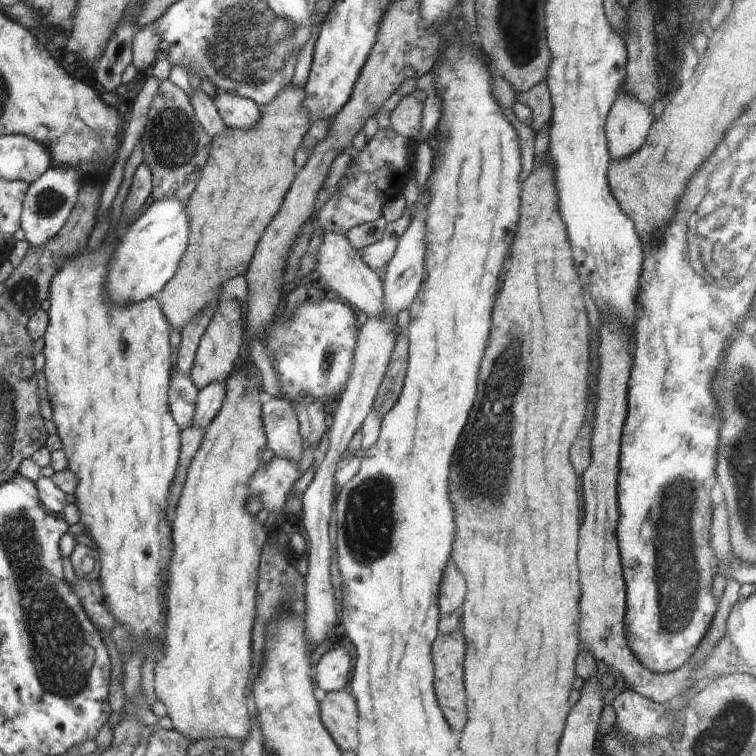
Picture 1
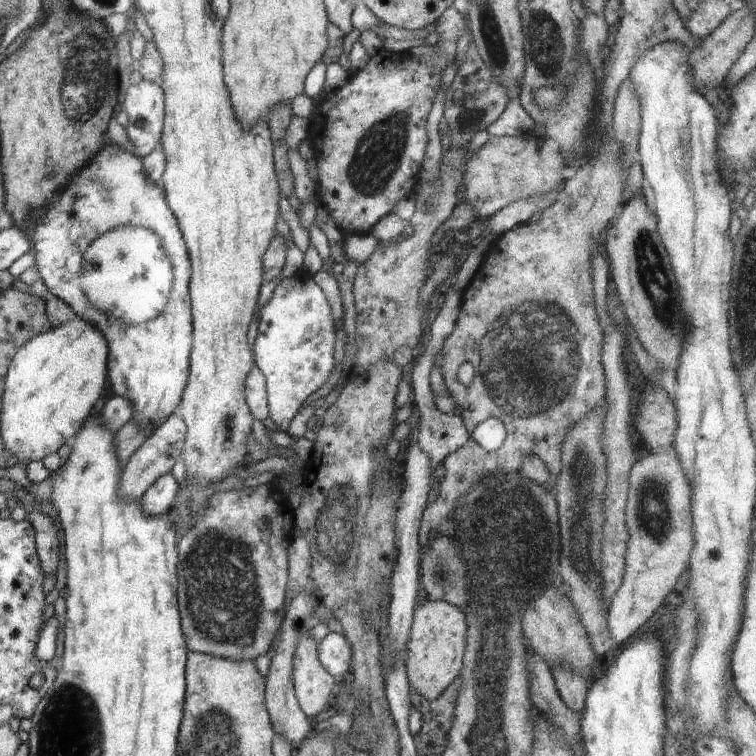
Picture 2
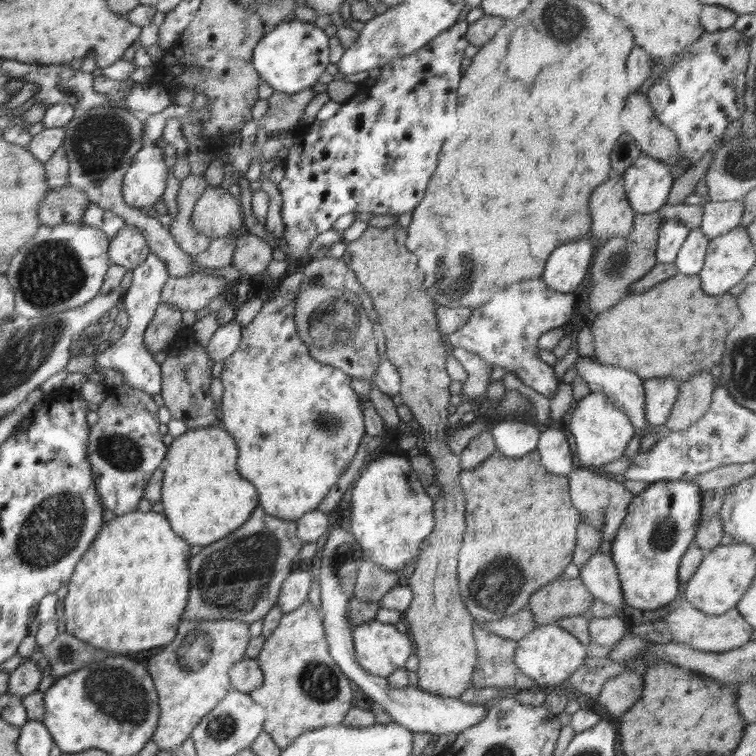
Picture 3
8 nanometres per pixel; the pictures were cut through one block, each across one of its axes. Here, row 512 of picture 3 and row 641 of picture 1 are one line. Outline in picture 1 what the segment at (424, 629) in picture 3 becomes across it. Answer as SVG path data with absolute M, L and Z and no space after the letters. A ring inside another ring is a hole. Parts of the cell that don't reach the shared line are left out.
M460 628L454 629L450 634L439 633L432 645L432 660L435 677L433 687L440 710L444 712L444 718L450 725L454 734L460 734L466 724L467 704L465 684L463 681L463 660L465 657L466 644Z

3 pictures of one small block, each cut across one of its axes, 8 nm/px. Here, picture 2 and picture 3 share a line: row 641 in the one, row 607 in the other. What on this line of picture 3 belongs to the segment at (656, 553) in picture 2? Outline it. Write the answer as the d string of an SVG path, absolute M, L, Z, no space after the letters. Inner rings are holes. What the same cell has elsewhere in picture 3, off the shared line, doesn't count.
M600 551L592 554L590 560L580 569L579 577L592 596L611 605L616 613L630 616L611 554Z

